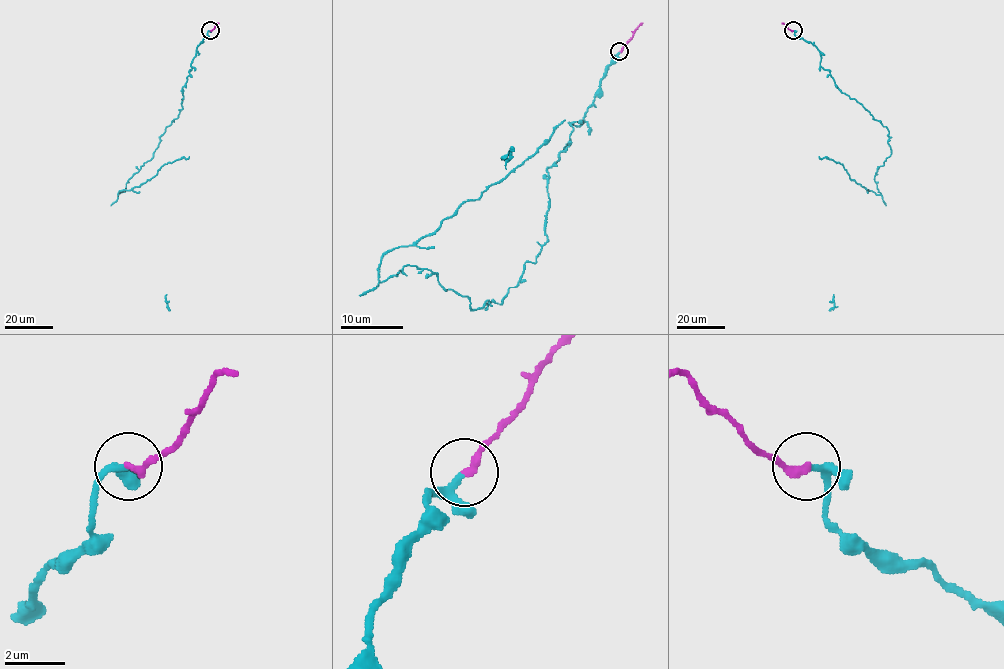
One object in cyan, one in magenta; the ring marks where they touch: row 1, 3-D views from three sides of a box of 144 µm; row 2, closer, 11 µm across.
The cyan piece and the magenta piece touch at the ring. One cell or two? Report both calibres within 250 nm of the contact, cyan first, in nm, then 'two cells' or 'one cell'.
180 nm thick on the cyan side, 260 nm on the other; one cell

